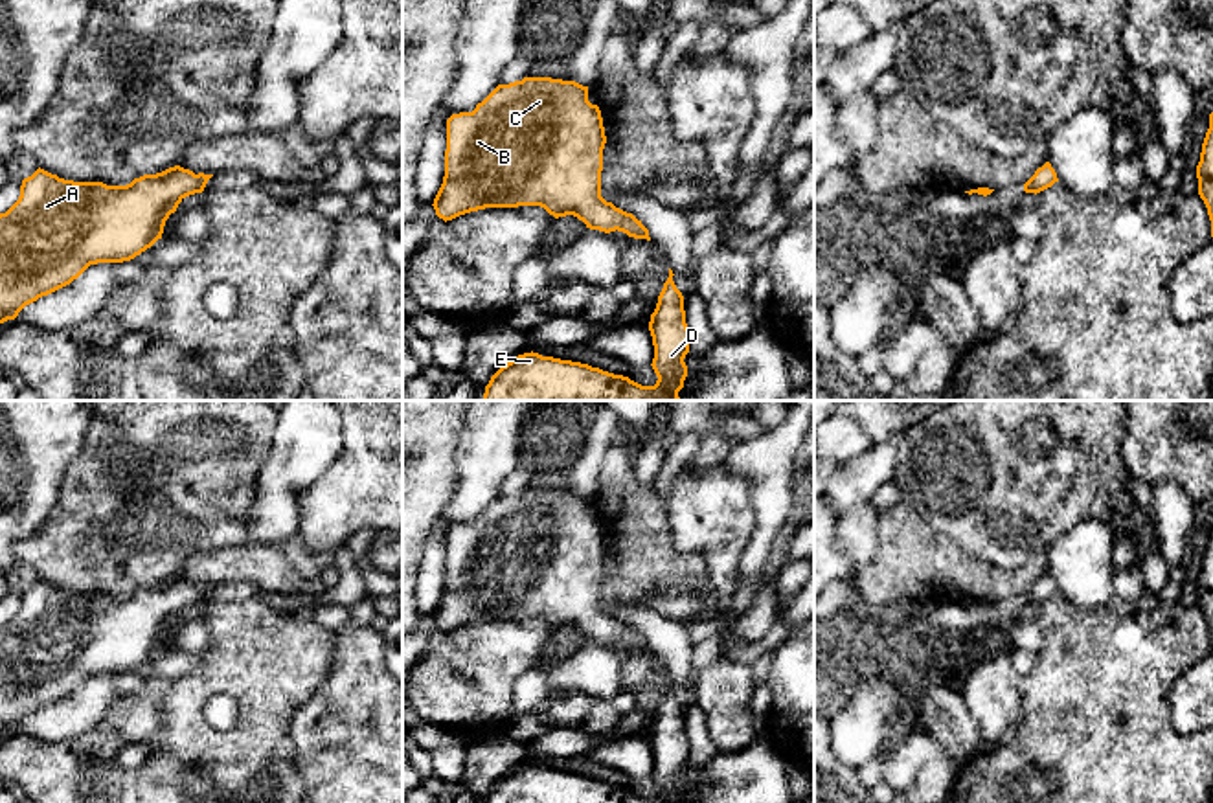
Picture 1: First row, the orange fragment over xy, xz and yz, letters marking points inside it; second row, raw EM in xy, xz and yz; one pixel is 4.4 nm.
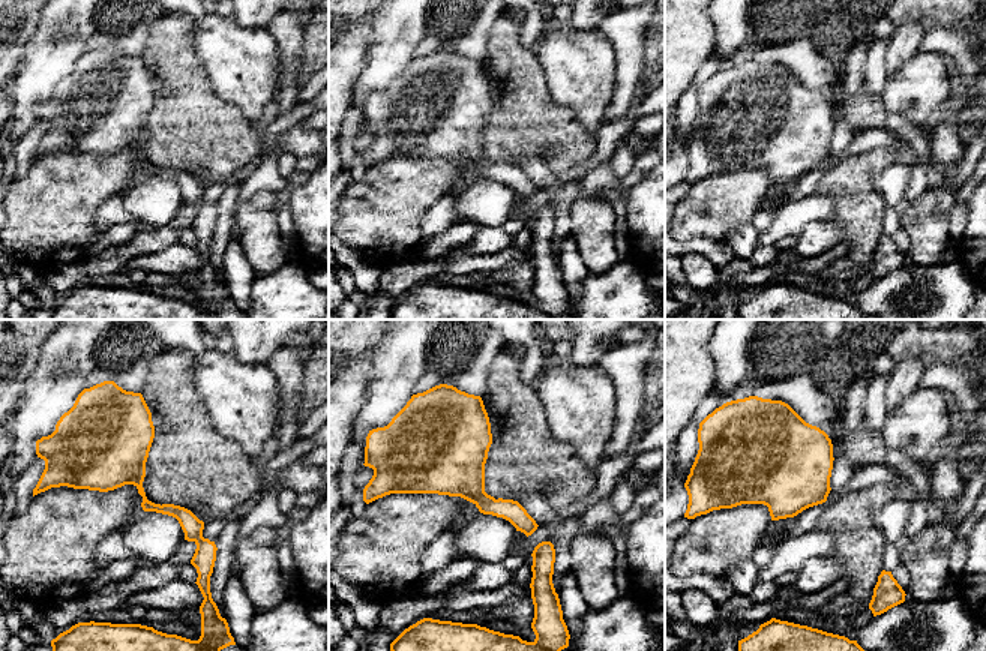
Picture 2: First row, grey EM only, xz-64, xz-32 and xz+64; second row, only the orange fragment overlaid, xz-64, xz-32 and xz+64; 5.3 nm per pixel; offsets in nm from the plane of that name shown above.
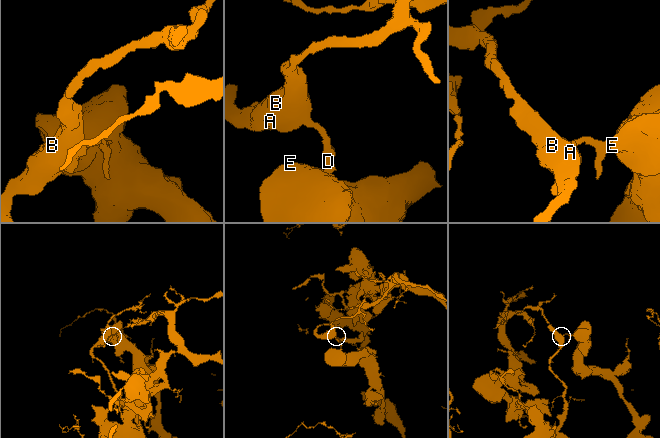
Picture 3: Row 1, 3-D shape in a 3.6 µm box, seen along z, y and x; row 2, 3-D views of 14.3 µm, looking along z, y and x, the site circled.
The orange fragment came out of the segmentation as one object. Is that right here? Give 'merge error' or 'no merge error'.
merge error

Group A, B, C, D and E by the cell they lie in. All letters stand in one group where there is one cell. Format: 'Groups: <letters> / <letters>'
Groups: A B C / D E

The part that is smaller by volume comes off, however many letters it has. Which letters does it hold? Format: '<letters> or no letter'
A, B, C

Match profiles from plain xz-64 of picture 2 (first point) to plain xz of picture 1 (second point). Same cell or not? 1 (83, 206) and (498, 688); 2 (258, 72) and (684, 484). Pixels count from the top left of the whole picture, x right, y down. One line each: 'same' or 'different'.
1: same
2: same

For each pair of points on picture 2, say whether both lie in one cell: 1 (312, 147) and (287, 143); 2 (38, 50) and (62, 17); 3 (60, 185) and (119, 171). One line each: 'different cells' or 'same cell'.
1: same cell
2: same cell
3: same cell

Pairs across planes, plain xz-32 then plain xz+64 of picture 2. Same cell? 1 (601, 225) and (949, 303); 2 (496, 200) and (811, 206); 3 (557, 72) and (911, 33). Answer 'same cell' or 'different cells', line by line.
1: different cells
2: same cell
3: different cells

